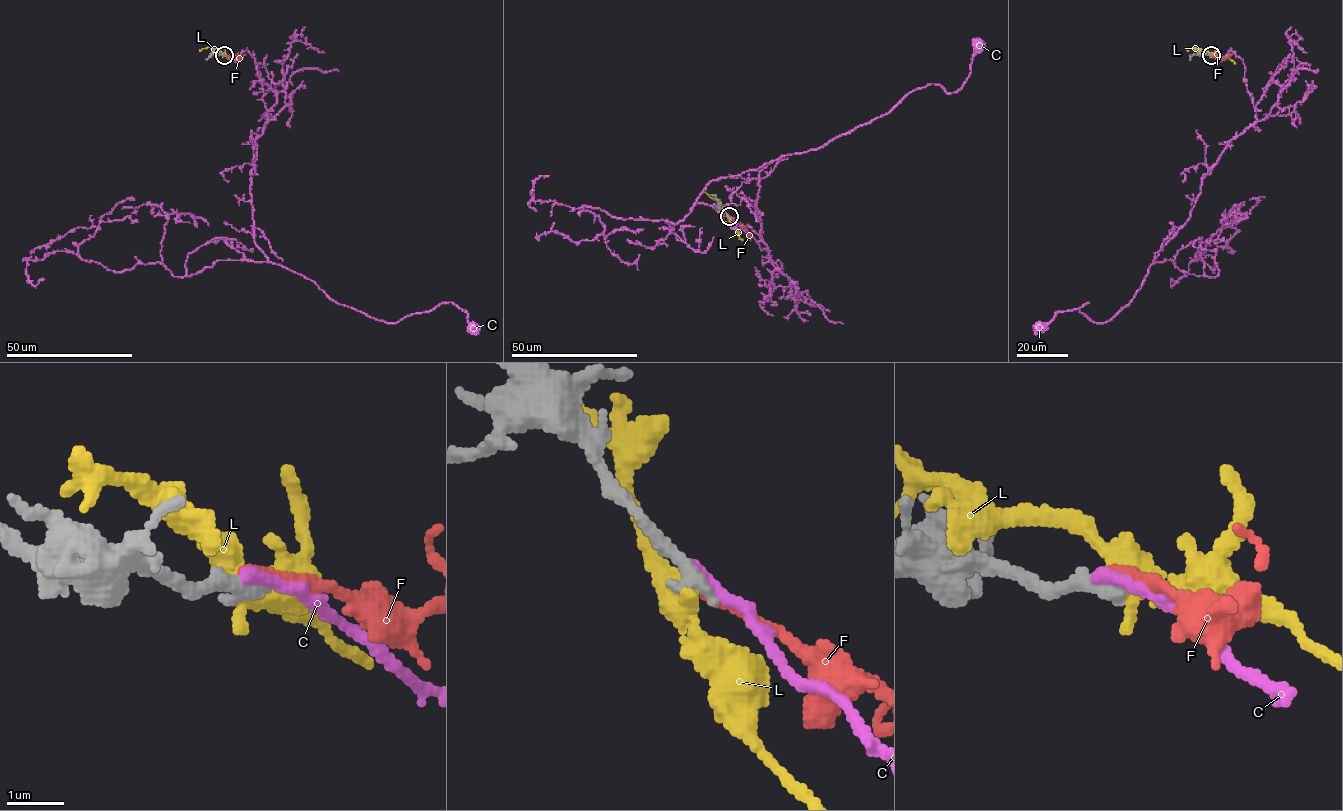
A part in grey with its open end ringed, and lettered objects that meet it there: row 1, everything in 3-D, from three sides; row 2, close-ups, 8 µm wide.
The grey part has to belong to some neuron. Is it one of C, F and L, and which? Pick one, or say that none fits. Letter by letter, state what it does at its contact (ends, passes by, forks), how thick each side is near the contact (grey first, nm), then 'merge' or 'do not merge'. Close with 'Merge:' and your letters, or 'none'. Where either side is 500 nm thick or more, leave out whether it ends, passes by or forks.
C: it ends; calibres 320 and 200 nm; do not merge
F: it ends; calibres 320 and 200 nm; do not merge
L: it passes by; calibres 320 and 400 nm; do not merge
Merge: none

